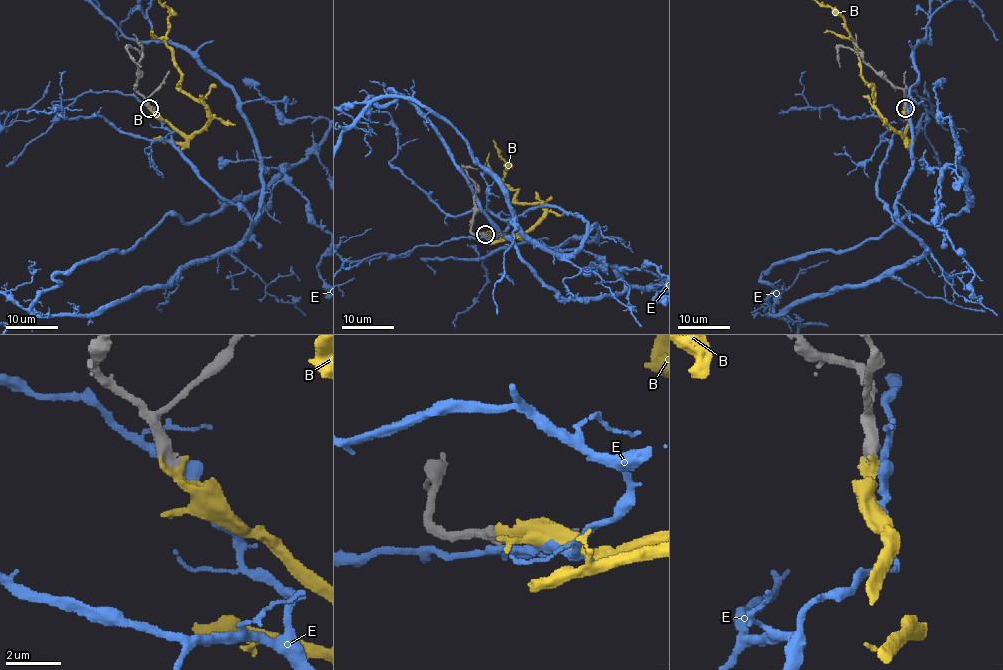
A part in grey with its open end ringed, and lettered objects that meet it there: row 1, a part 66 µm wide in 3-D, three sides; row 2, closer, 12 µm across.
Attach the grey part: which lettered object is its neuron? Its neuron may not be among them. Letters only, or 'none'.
B

